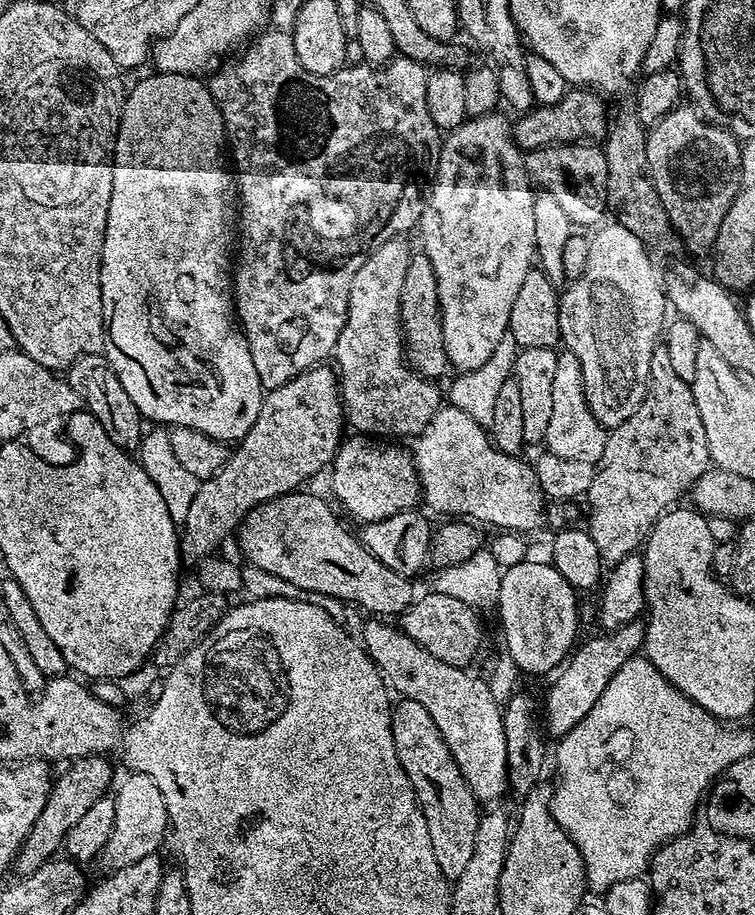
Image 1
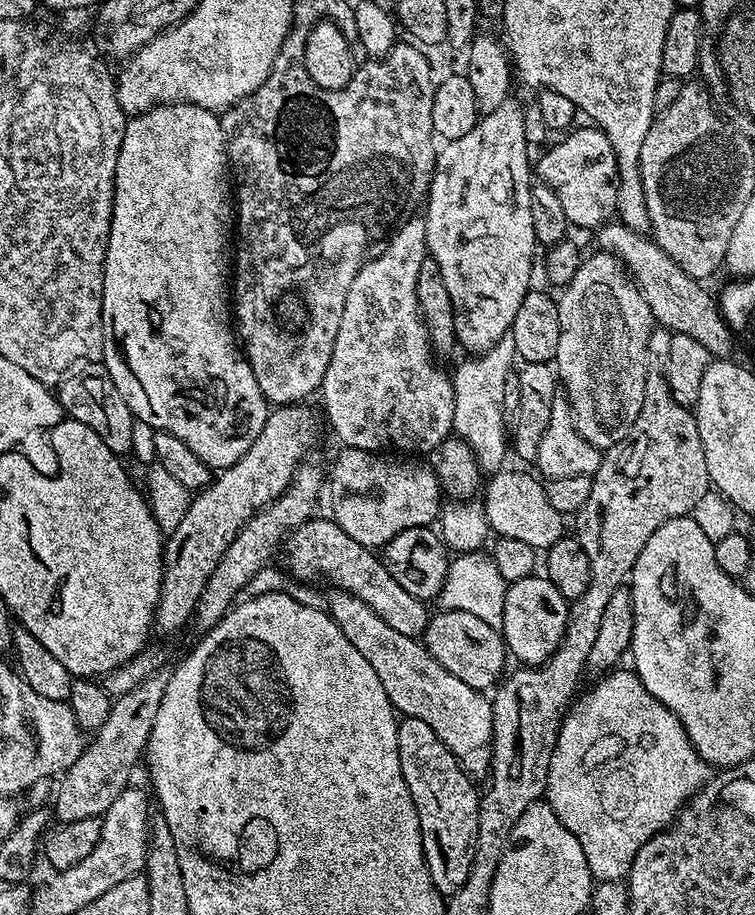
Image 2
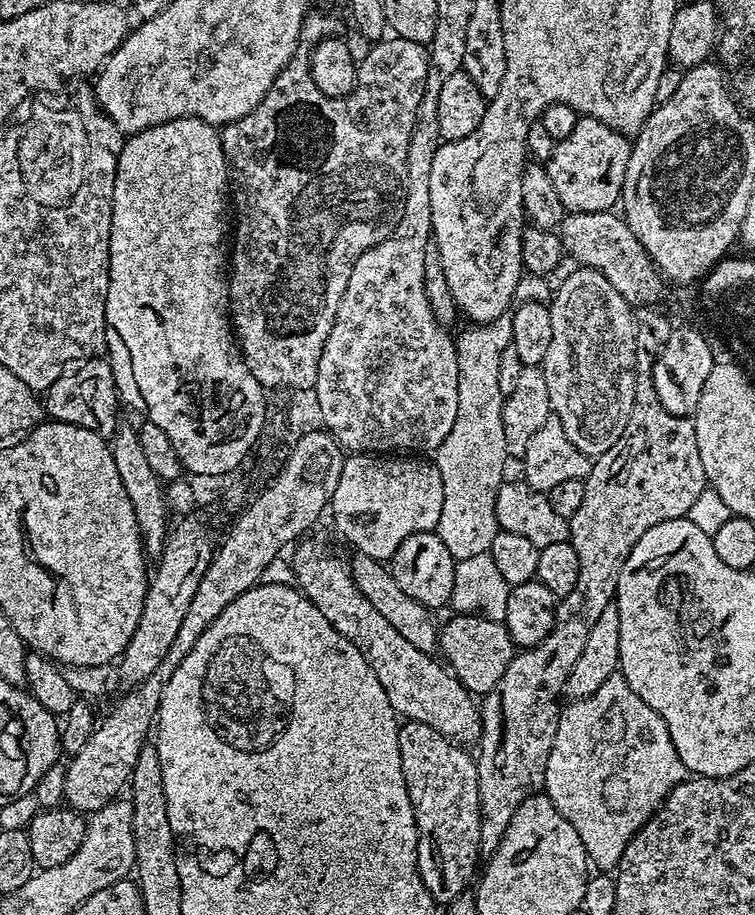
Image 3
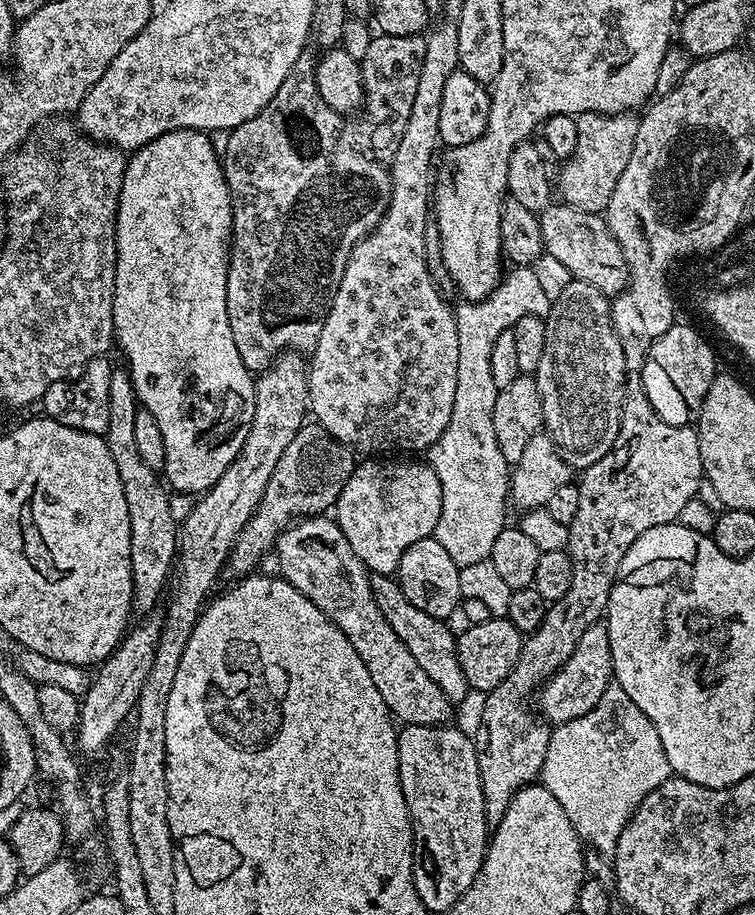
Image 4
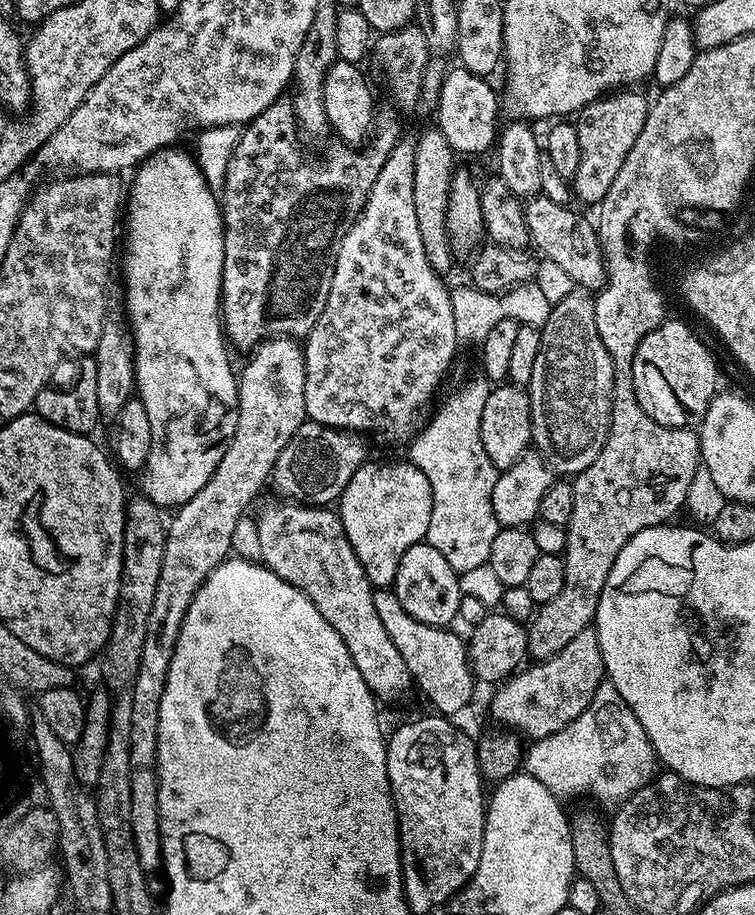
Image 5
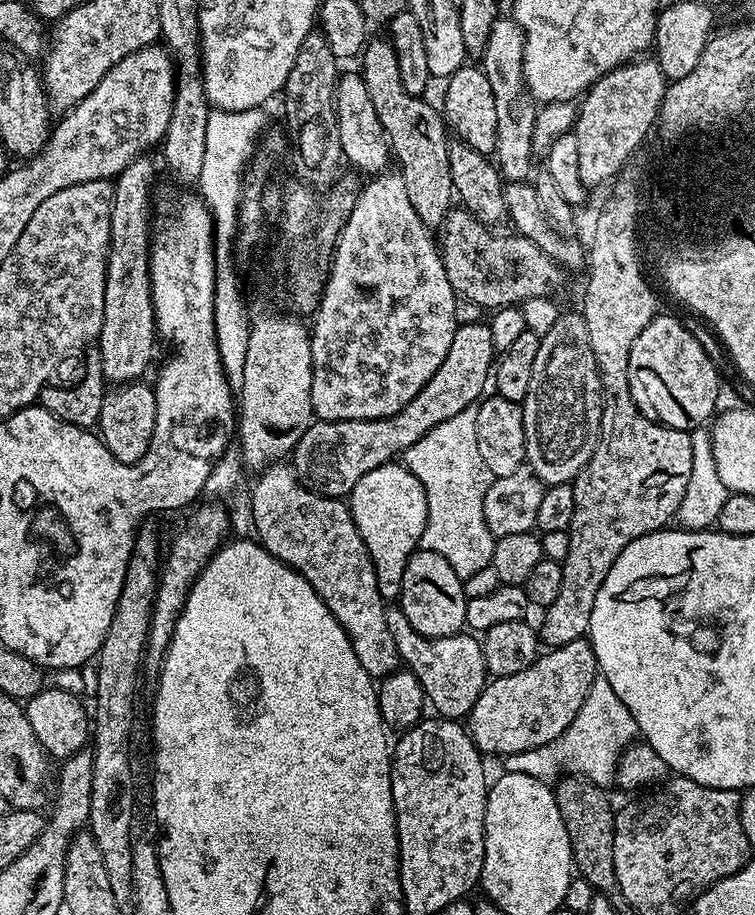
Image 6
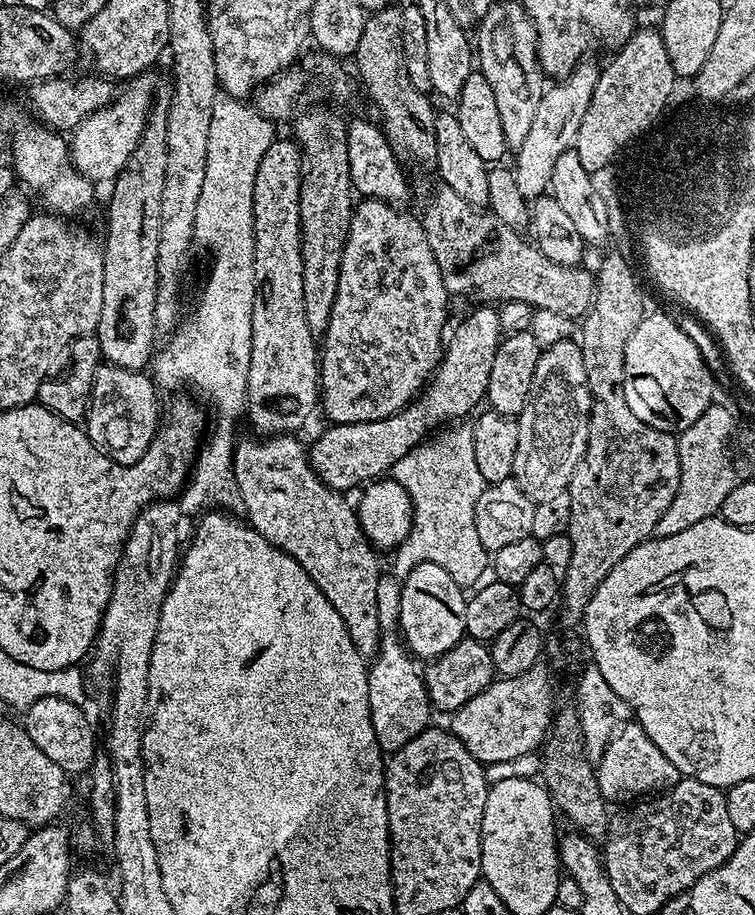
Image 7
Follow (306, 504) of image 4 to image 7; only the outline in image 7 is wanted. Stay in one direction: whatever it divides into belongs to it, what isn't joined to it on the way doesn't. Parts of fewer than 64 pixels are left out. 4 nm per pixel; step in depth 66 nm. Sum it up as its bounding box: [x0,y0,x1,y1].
[308,307,502,494]

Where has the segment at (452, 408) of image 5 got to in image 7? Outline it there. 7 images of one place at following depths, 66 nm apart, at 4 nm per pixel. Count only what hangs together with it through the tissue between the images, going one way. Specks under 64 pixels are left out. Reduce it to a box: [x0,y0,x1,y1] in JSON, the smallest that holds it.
[391,426,490,590]

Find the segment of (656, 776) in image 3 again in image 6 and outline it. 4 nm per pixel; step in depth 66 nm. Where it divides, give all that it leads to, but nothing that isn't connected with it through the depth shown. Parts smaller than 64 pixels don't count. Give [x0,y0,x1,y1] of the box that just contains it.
[503,678,638,786]

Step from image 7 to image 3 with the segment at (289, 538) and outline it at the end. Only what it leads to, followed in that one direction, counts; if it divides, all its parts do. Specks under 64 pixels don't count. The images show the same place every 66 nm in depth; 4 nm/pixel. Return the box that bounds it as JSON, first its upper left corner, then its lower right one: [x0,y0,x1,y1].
[292,539,480,746]

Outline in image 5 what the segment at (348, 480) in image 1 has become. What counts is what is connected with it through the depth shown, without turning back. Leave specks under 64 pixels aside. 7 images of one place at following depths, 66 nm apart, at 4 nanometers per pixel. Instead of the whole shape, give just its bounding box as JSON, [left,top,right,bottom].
[338,459,432,589]

